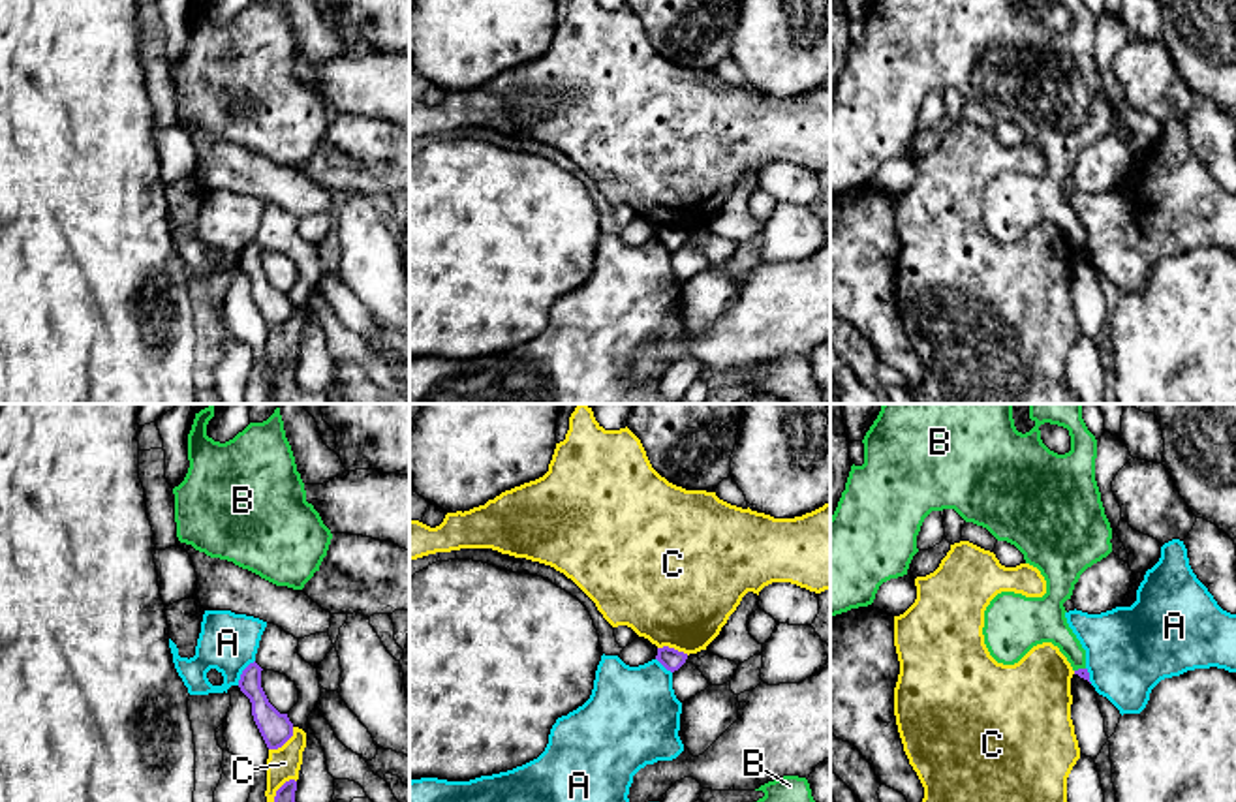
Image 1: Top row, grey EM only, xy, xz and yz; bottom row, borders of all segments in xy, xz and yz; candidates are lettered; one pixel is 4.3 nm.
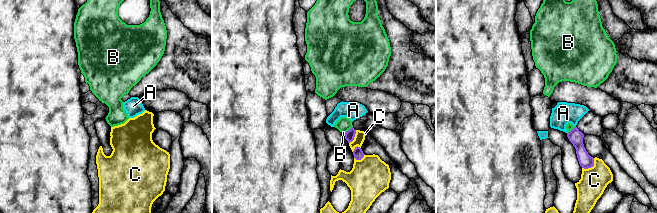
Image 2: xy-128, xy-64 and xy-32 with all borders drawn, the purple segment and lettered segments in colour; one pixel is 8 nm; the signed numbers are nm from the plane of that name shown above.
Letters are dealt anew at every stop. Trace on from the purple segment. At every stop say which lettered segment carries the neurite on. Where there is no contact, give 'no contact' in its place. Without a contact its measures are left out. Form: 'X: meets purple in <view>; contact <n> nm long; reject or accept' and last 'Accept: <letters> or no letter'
A: meets purple in xy; contact 130 nm long; reject
B: meets purple in yz; contact 50 nm long; reject
C: meets purple in xy; contact 150 nm long; reject
Accept: no letter

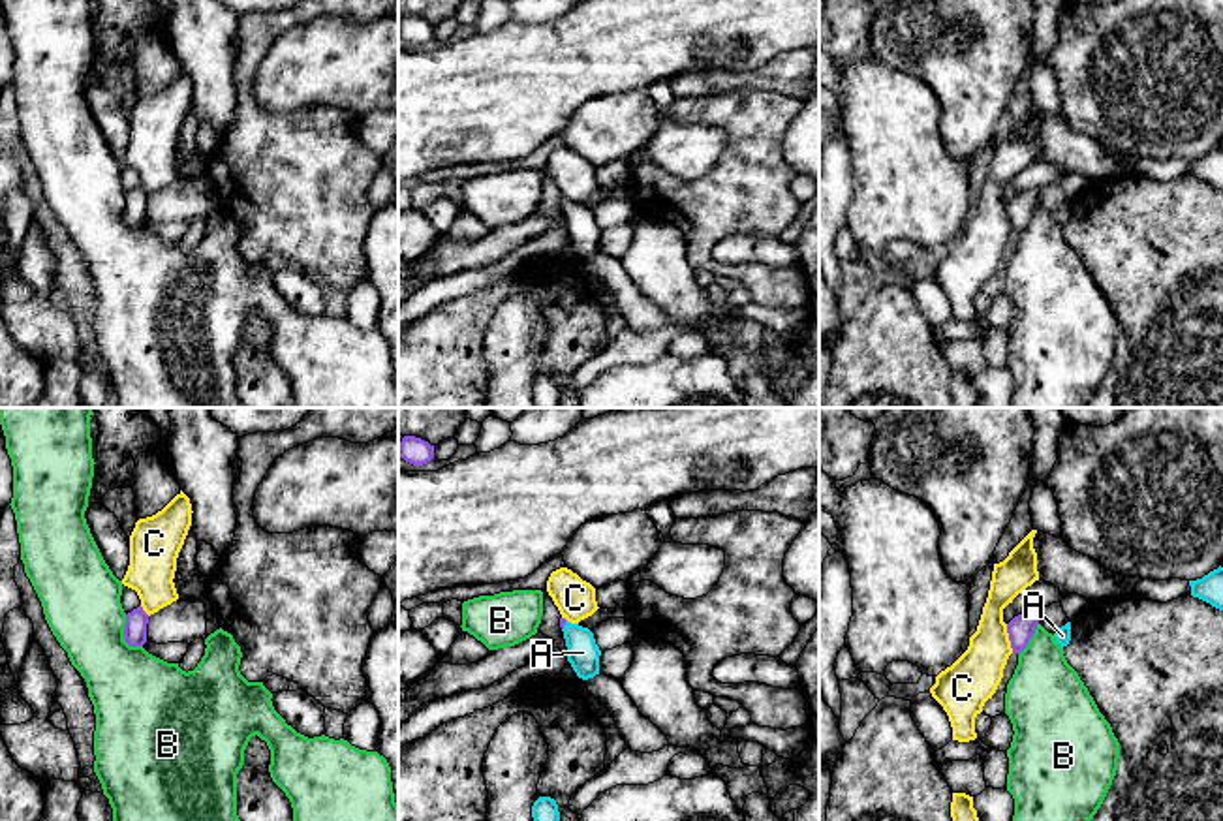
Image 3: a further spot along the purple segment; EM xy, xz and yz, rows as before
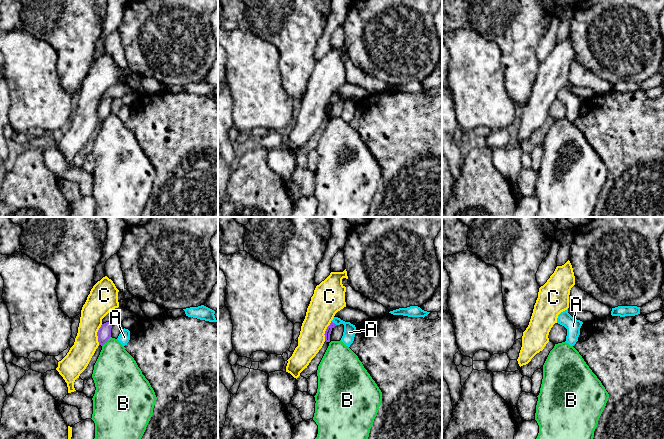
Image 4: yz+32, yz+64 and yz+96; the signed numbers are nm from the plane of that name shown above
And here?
A: meets purple in xz; contact 50 nm long; accept
B: meets purple in xy; contact 160 nm long; reject
C: meets purple in yz; contact 130 nm long; reject
Accept: A

